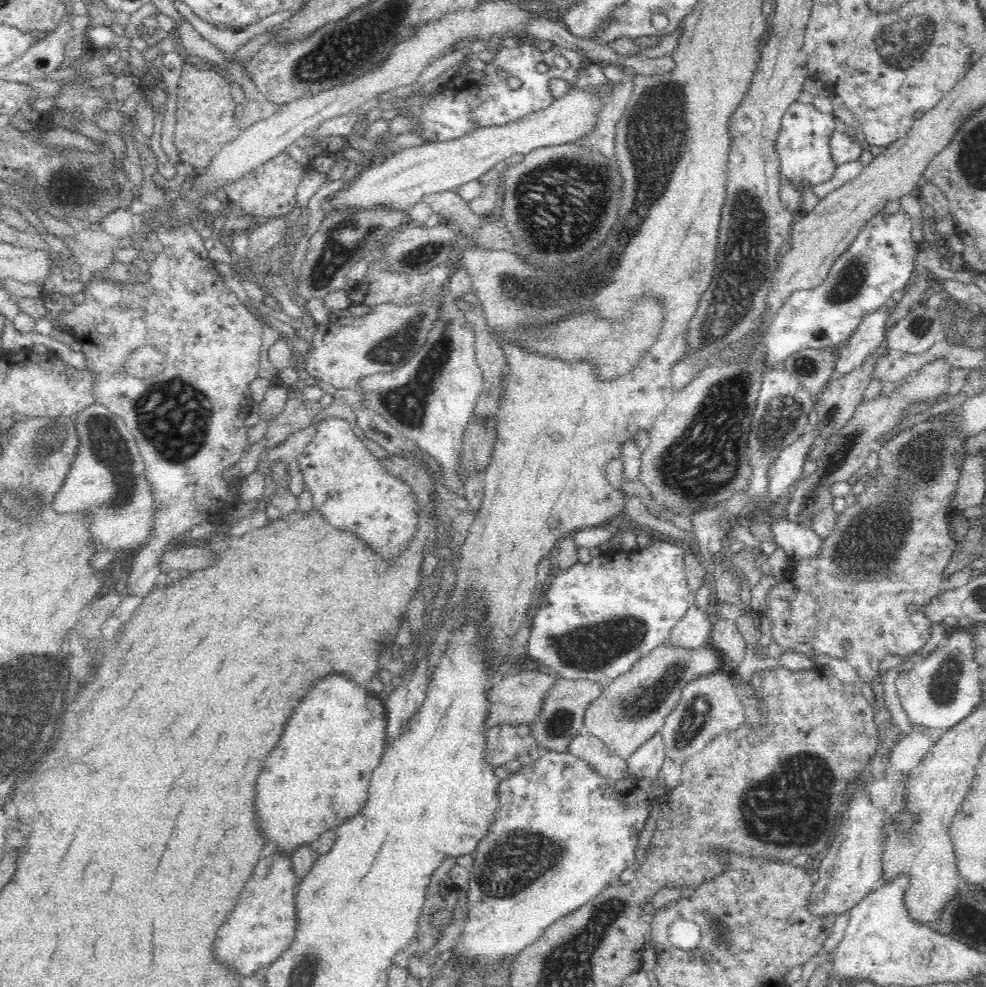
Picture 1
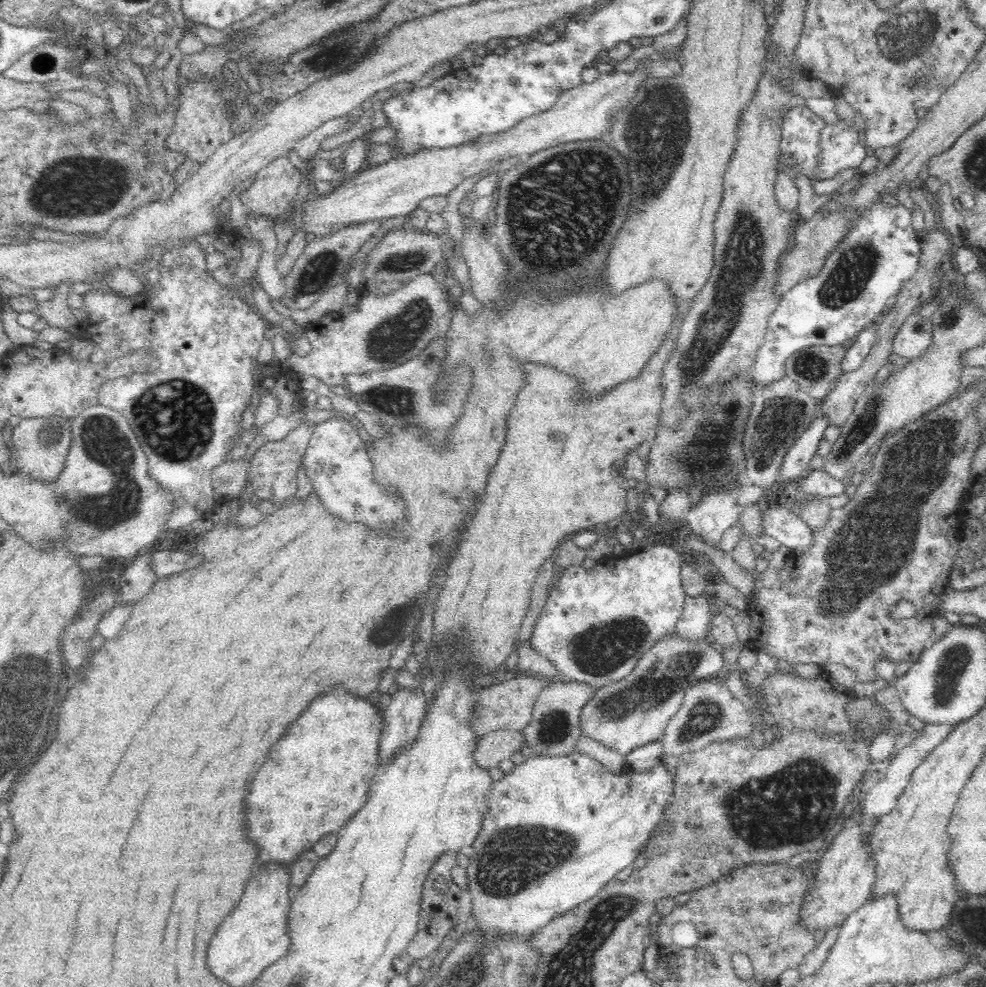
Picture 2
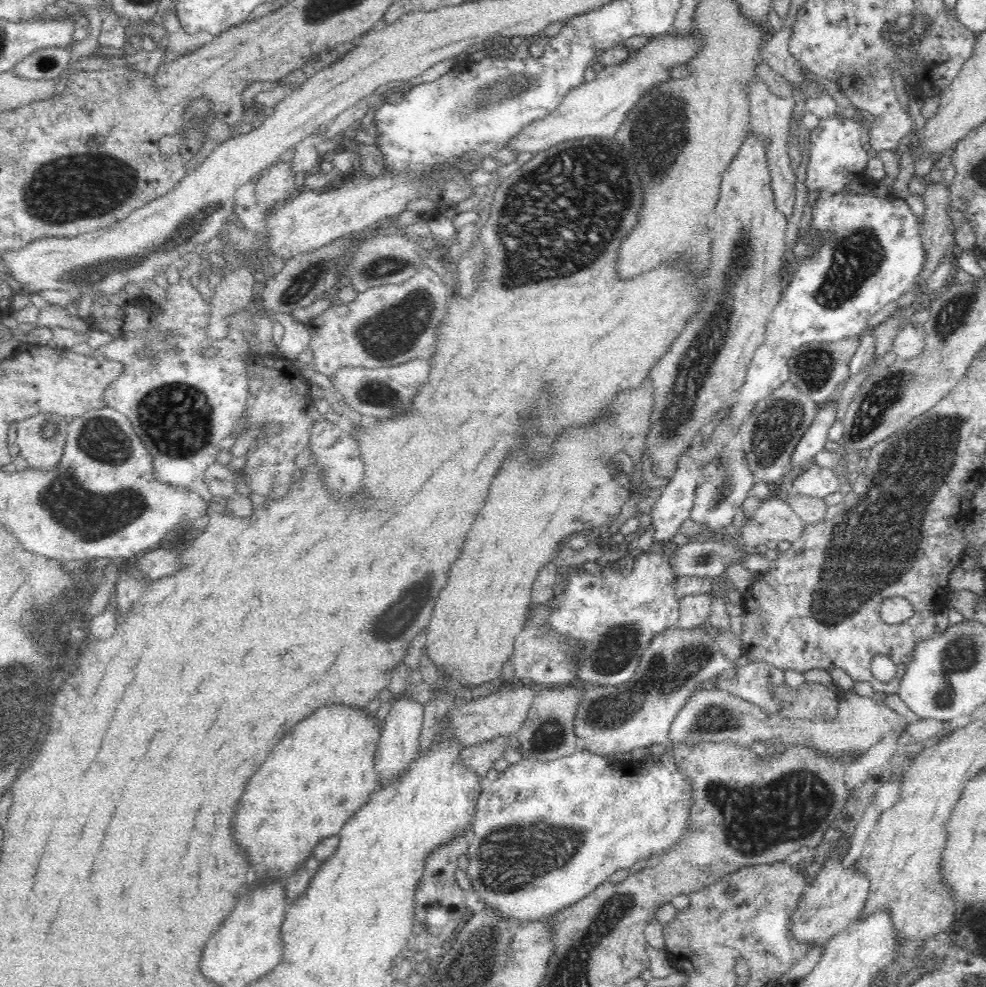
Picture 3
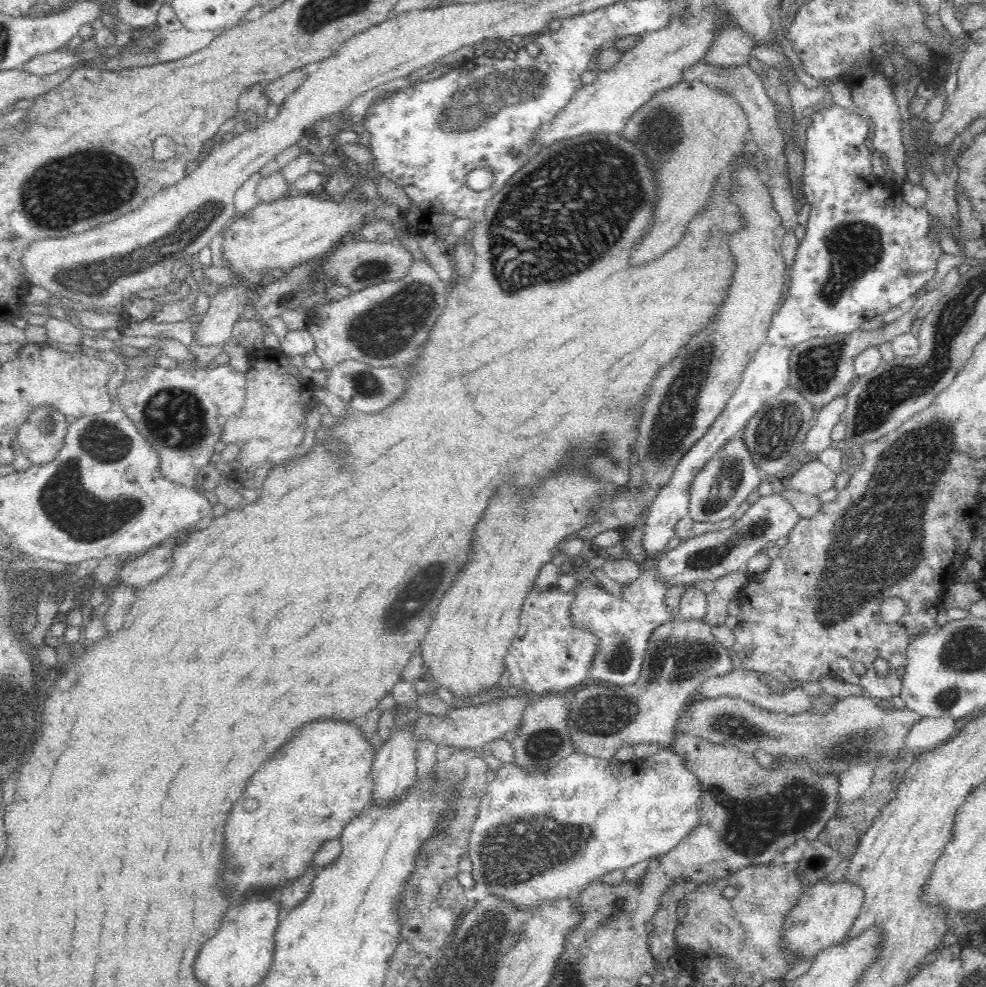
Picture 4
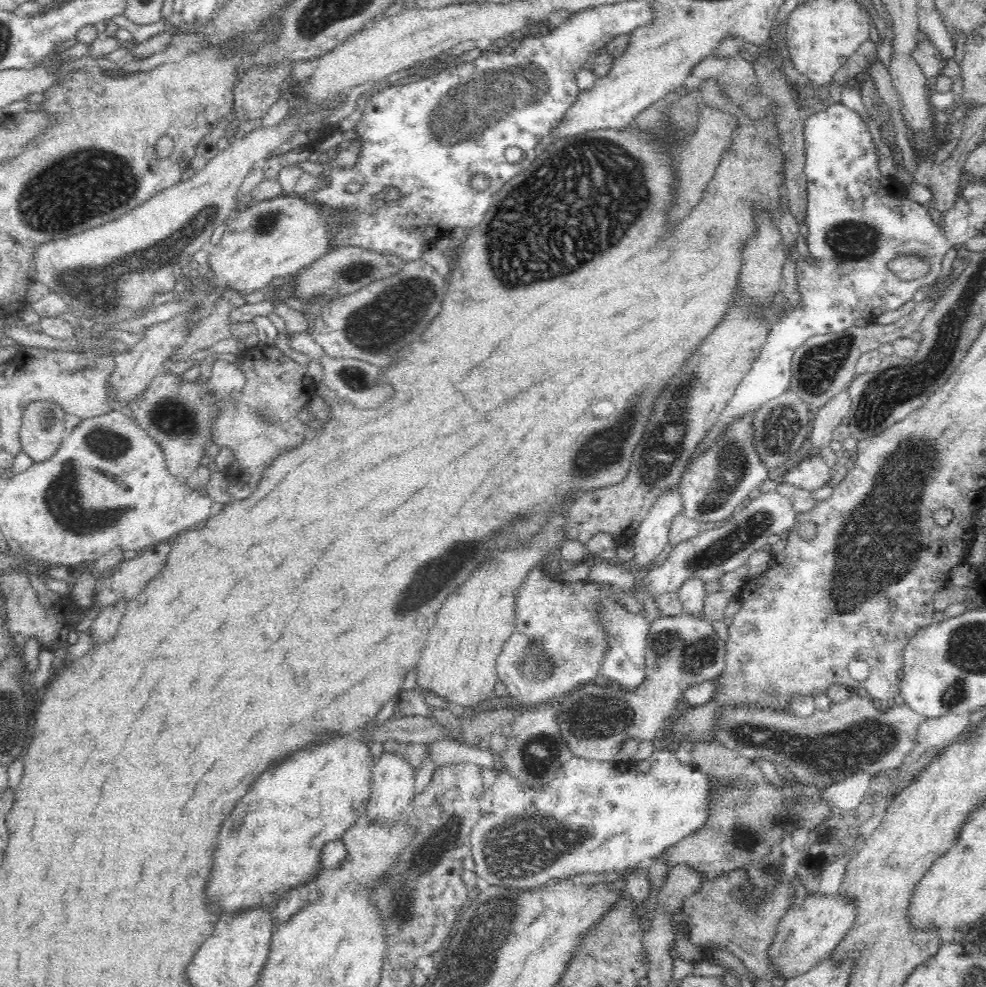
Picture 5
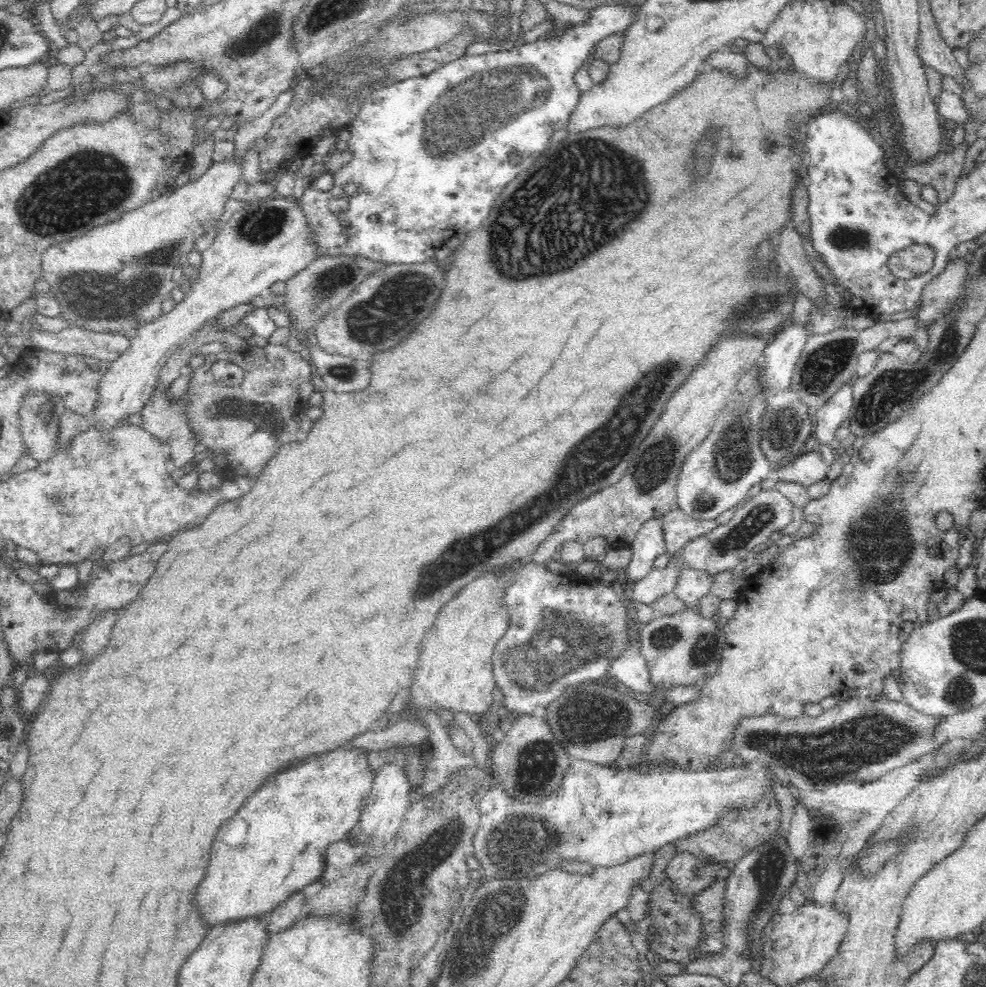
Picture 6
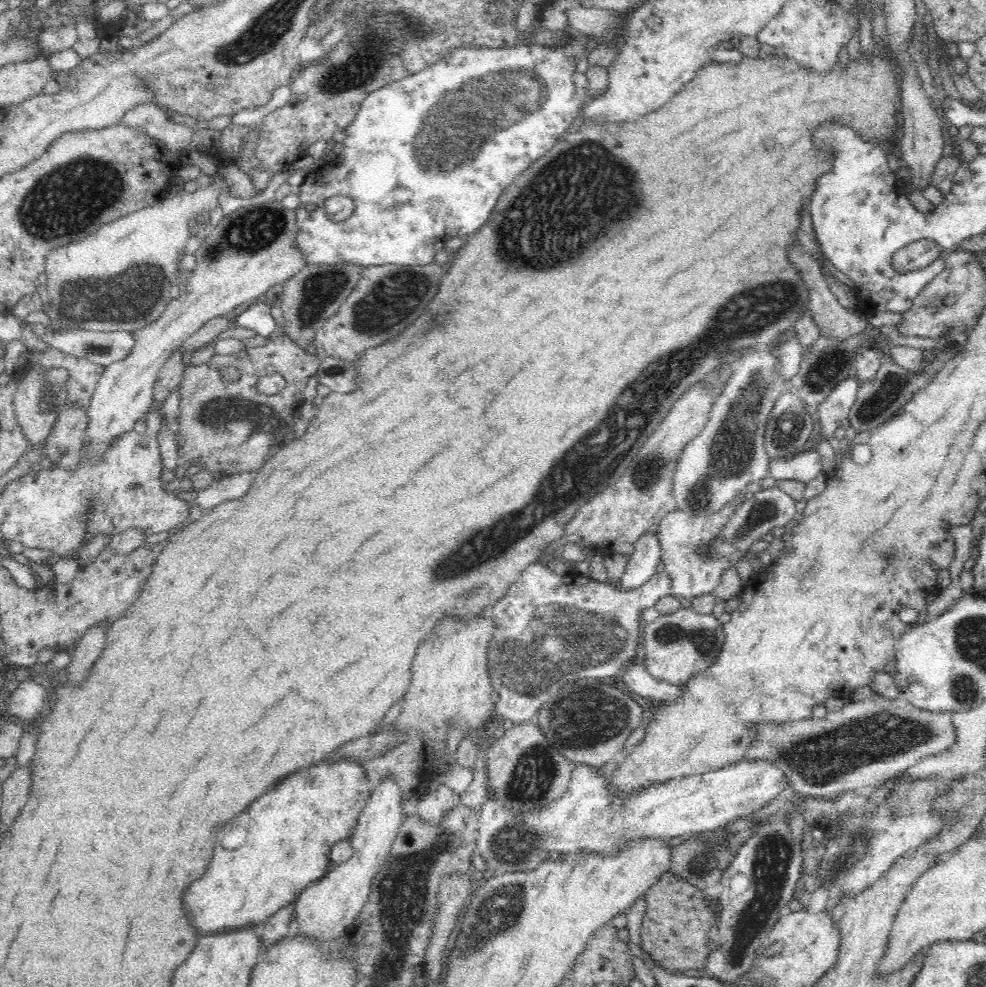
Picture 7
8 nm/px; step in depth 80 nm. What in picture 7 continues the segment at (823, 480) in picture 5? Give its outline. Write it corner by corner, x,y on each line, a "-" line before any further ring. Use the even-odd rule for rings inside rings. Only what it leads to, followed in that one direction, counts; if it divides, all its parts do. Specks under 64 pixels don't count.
814,448
798,452
792,459
781,456
770,458
769,476
777,481
798,480
807,483
824,472
820,454

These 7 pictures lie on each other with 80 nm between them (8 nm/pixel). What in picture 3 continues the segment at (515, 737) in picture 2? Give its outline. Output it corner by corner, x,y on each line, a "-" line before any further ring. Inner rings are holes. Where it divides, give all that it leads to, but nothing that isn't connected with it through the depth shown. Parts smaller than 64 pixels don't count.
497,736
474,746
463,747
460,761
464,761
480,780
486,781
486,772
495,766
496,760
504,759
509,747
508,736

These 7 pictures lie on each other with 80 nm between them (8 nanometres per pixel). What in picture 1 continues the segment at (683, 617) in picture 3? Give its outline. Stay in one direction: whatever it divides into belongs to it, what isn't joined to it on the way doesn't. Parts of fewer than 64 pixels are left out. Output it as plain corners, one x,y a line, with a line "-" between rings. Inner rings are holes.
692,601
688,612
672,629
666,643
678,649
700,649
710,645
714,619

